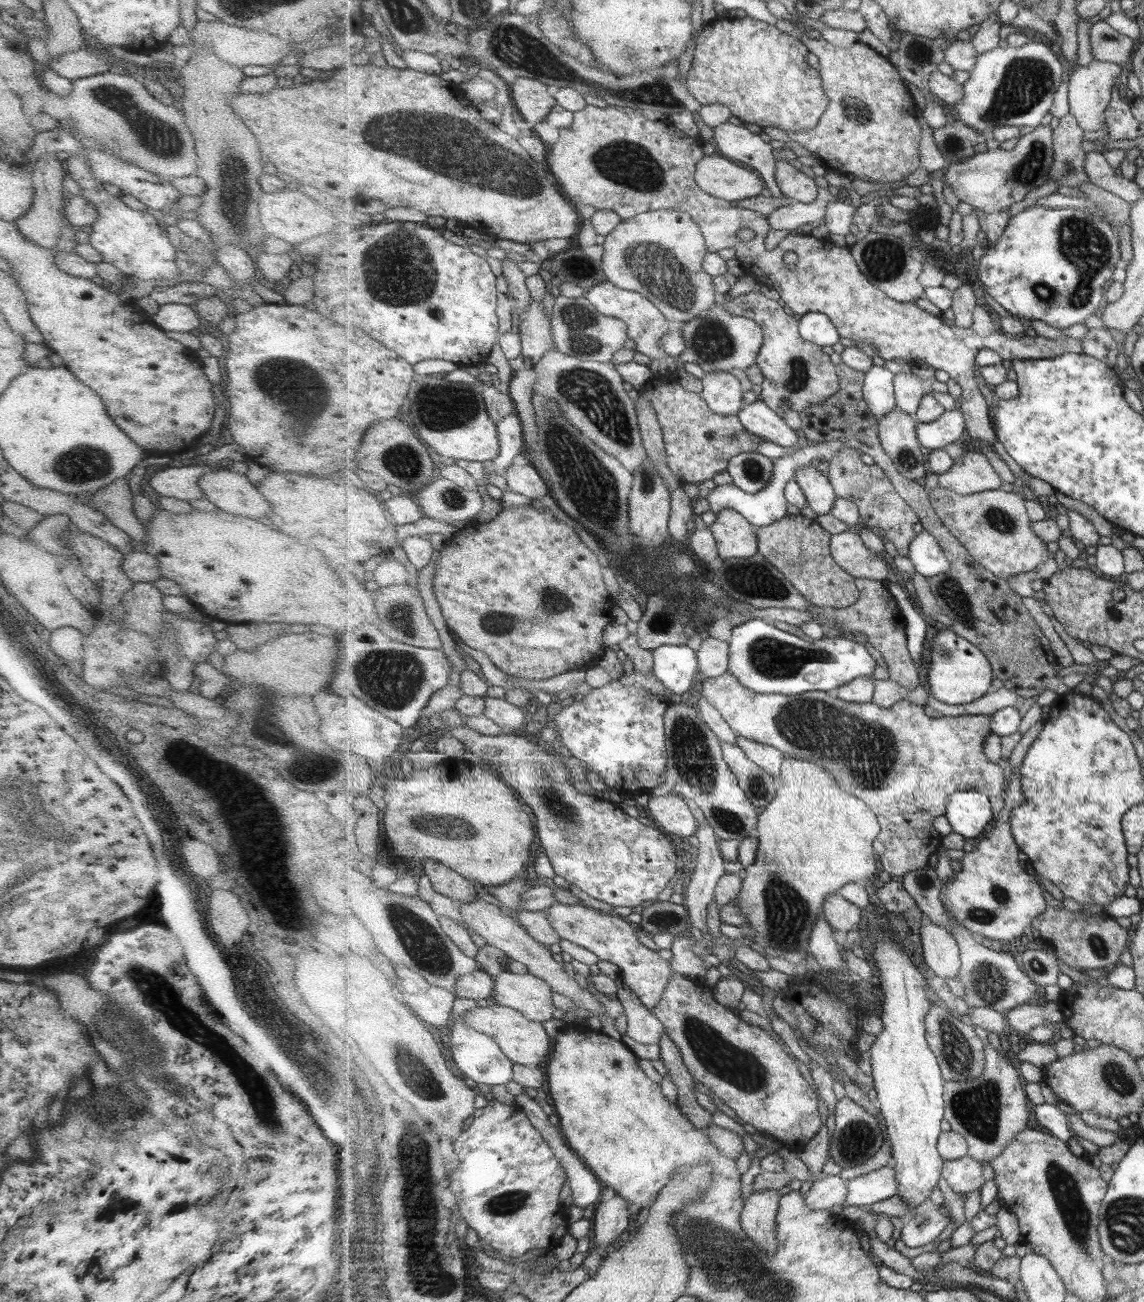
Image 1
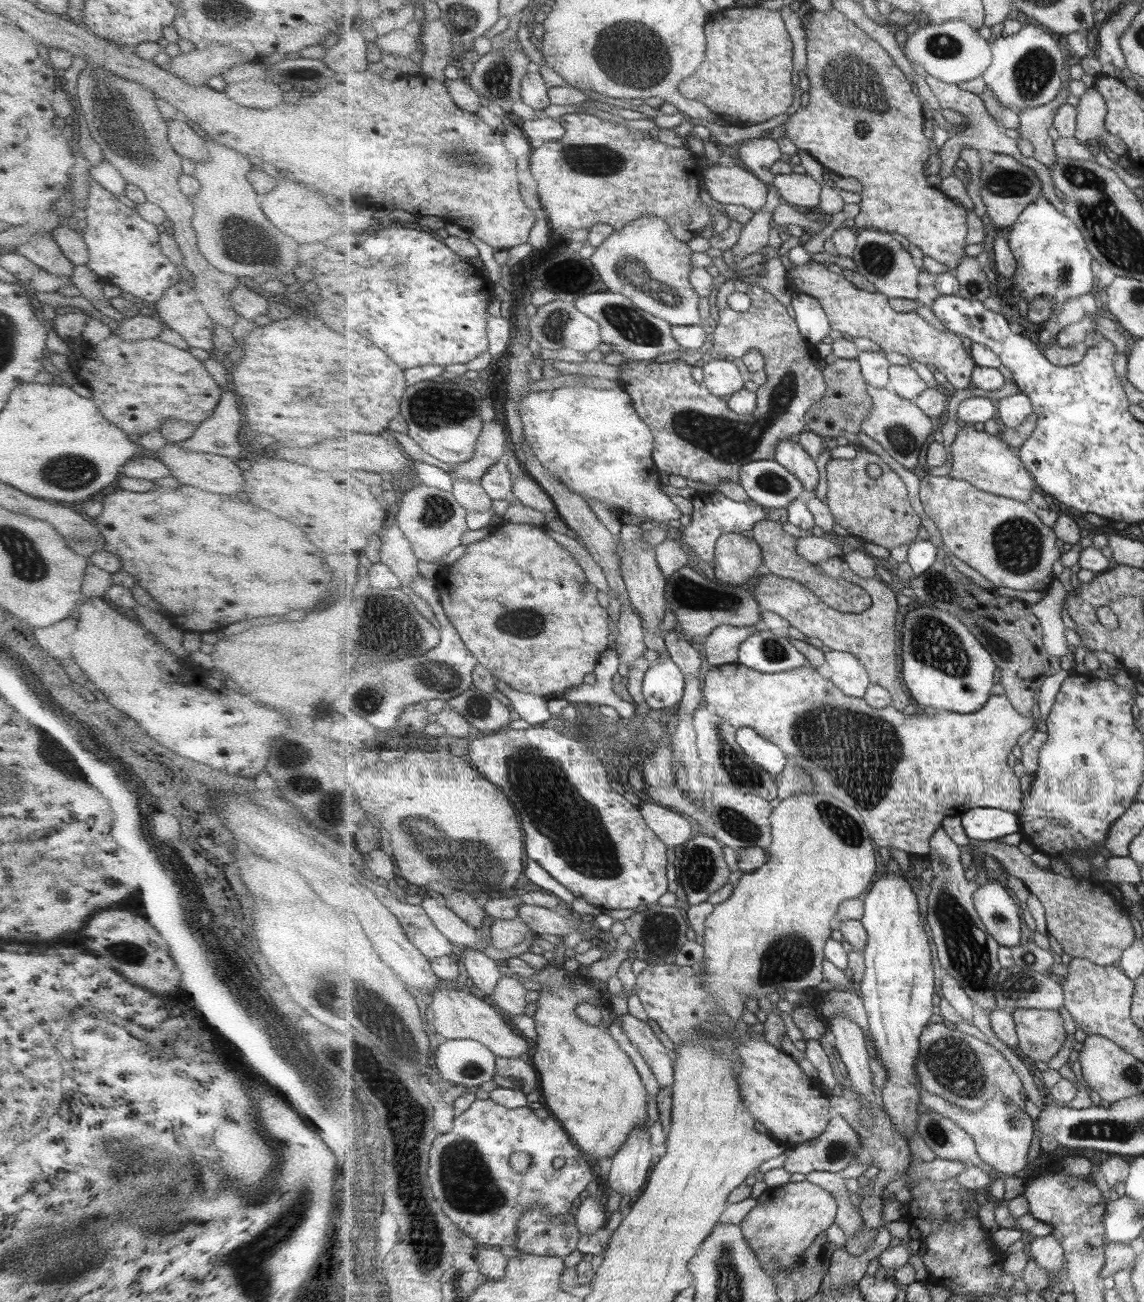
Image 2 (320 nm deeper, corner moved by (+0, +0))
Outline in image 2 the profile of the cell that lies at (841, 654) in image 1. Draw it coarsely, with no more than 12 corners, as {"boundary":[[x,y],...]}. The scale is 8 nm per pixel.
{"boundary":[[766,627],[745,639],[738,662],[765,674],[814,667],[789,636]]}

